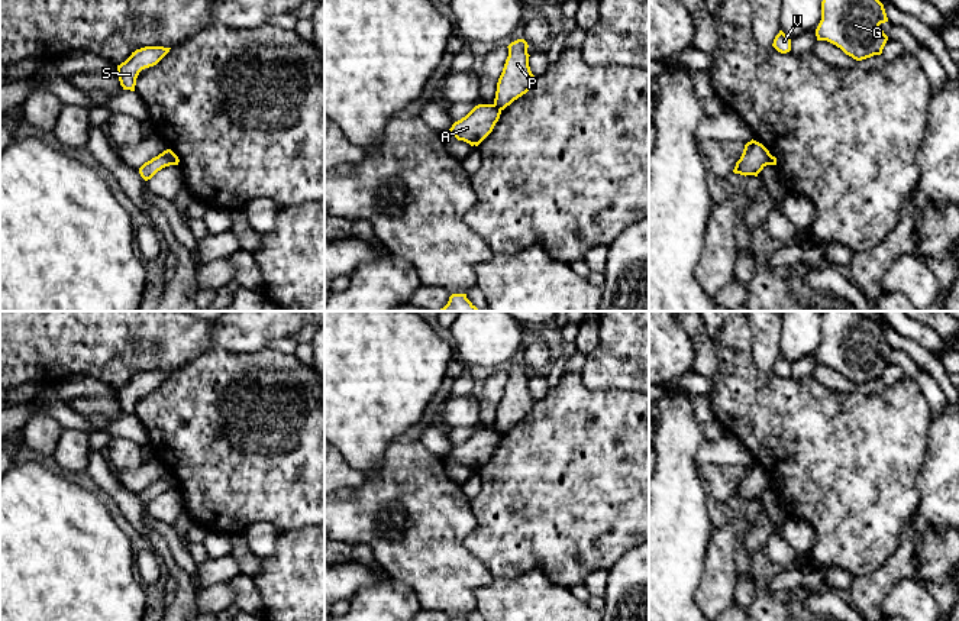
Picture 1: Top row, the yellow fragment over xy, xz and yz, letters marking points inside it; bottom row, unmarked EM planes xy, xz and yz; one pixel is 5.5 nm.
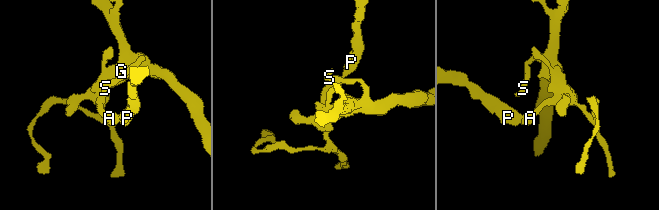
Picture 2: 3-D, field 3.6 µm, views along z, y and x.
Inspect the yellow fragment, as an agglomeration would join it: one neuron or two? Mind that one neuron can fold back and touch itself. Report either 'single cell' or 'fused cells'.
fused cells

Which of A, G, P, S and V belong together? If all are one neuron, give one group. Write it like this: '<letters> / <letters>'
A G S V / P

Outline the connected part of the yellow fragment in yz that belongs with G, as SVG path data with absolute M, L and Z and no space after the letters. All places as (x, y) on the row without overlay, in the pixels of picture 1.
M826 311L821 326L821 345L816 353L817 365L827 365L856 385L881 379L888 365L881 347L888 346L884 329L858 311Z

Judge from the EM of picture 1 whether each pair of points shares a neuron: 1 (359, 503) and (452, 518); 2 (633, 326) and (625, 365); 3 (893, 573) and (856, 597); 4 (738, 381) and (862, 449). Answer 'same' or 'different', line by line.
1: same
2: same
3: same
4: same

